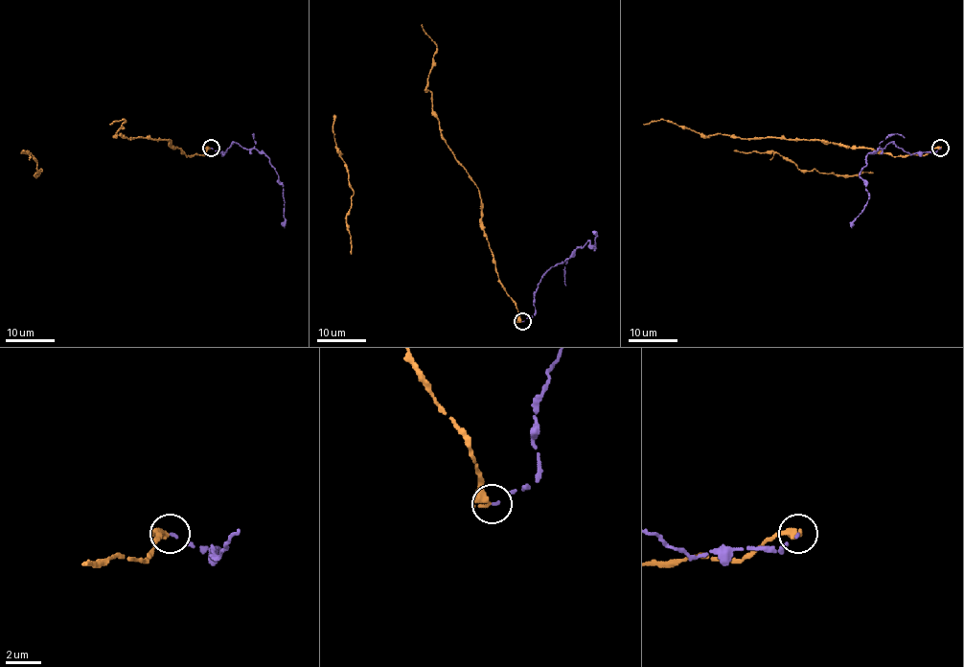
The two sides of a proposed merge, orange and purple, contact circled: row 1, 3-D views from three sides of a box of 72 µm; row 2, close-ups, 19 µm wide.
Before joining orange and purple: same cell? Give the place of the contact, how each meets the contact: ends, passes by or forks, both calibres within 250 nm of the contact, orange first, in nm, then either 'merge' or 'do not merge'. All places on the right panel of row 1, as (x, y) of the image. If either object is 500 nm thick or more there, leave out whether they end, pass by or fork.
at (940, 148); orange ends there; purple ends there; 480 nm thick on the orange side, 140 nm on the other; do not merge

